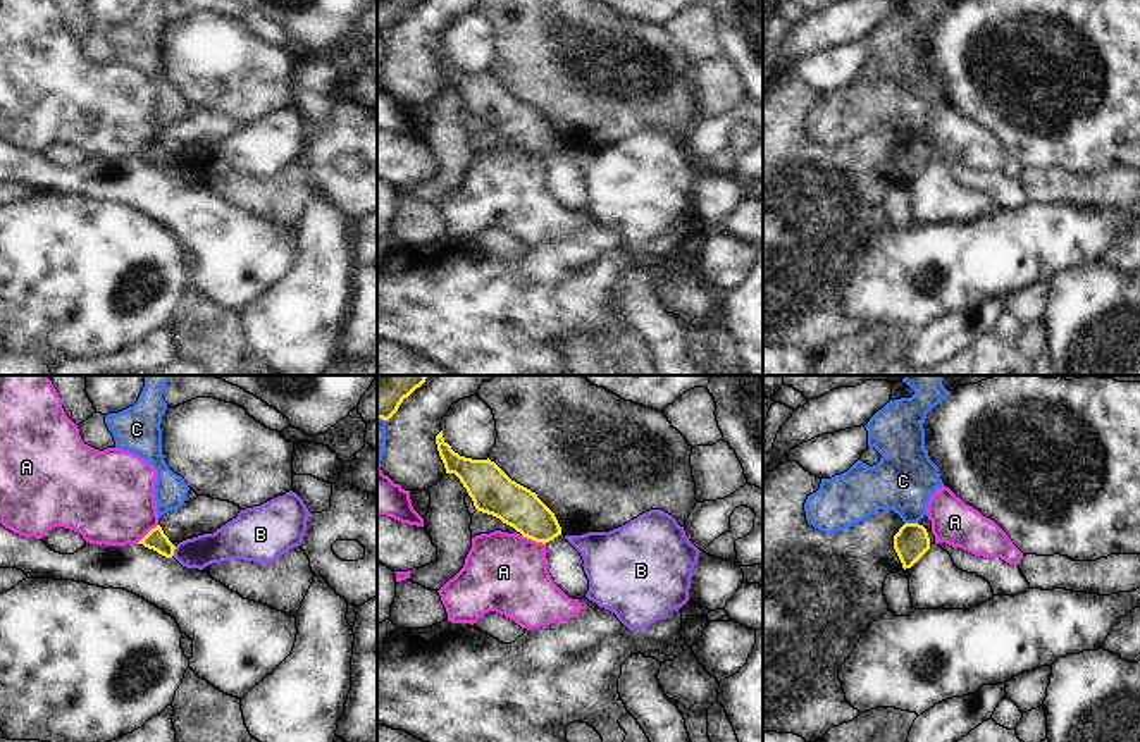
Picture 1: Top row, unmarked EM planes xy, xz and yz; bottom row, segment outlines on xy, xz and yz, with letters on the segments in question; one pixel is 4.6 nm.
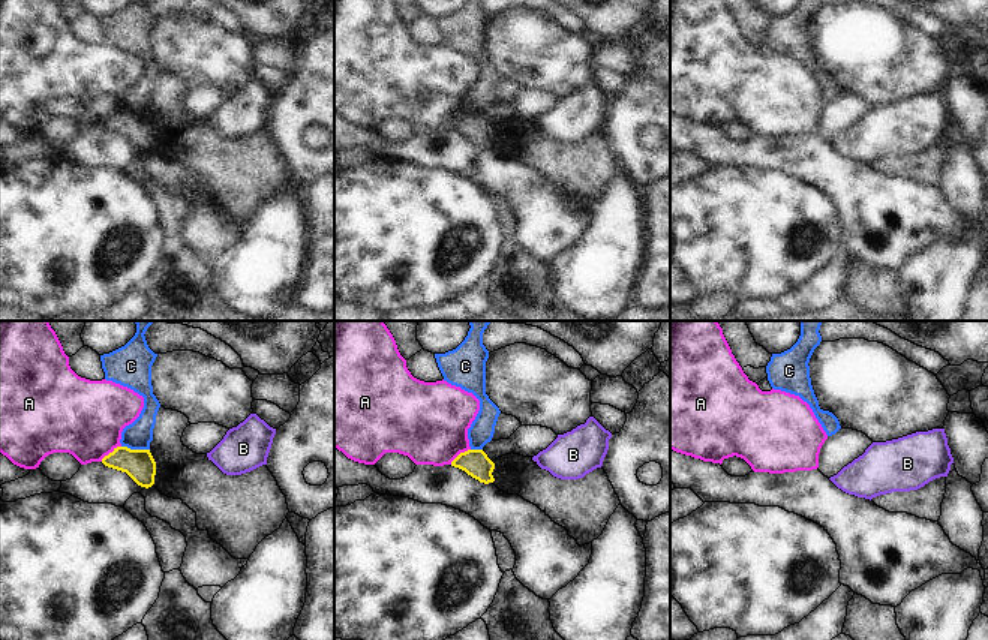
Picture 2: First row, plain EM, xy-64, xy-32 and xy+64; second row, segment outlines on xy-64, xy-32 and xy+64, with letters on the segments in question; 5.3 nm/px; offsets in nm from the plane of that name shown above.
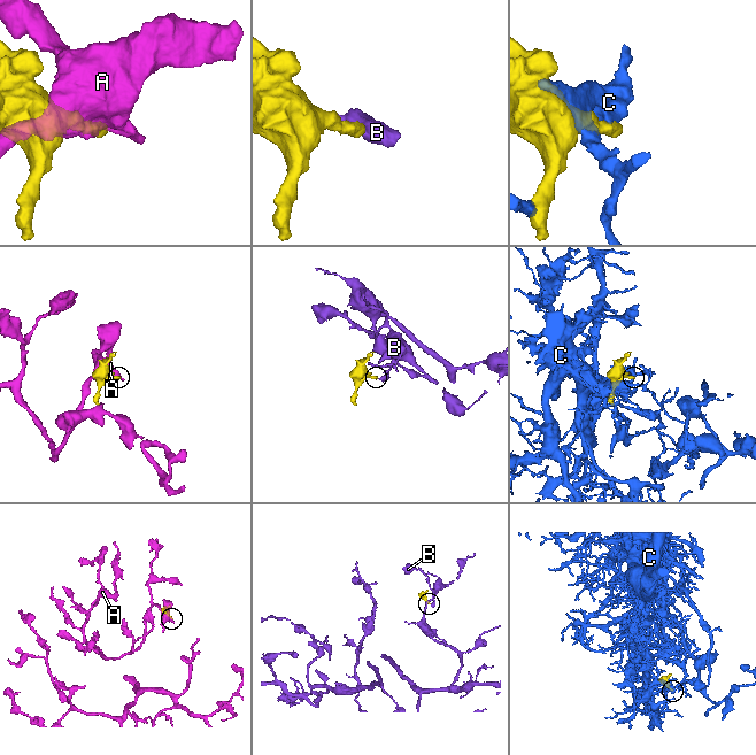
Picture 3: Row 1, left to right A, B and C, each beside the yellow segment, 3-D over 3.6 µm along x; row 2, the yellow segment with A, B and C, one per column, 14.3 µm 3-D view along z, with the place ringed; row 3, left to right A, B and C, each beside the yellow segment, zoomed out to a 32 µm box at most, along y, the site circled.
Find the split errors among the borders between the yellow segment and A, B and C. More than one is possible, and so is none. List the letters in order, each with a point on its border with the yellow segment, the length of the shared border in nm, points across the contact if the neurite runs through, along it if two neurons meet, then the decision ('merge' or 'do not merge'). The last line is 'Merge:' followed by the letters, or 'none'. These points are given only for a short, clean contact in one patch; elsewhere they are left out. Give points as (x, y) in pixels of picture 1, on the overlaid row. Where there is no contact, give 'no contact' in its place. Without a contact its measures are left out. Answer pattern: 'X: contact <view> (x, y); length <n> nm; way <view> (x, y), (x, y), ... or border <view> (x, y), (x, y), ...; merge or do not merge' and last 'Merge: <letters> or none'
A: contact xz (534, 539); length 120 nm; do not merge
B: contact xy (173, 551); length 50 nm; border xy (176, 546), (173, 555); do not merge
C: contact yz (911, 524); length 60 nm; do not merge
Merge: none

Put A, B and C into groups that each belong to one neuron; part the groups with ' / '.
A / B / C

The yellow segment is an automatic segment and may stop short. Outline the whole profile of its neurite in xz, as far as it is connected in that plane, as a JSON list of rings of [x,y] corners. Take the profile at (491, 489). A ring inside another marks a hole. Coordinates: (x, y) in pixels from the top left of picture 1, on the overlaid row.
[[[436,436],[446,473],[455,473],[477,511],[493,515],[536,542],[549,542],[561,535],[555,513],[530,489],[511,480],[494,461],[460,456]]]

